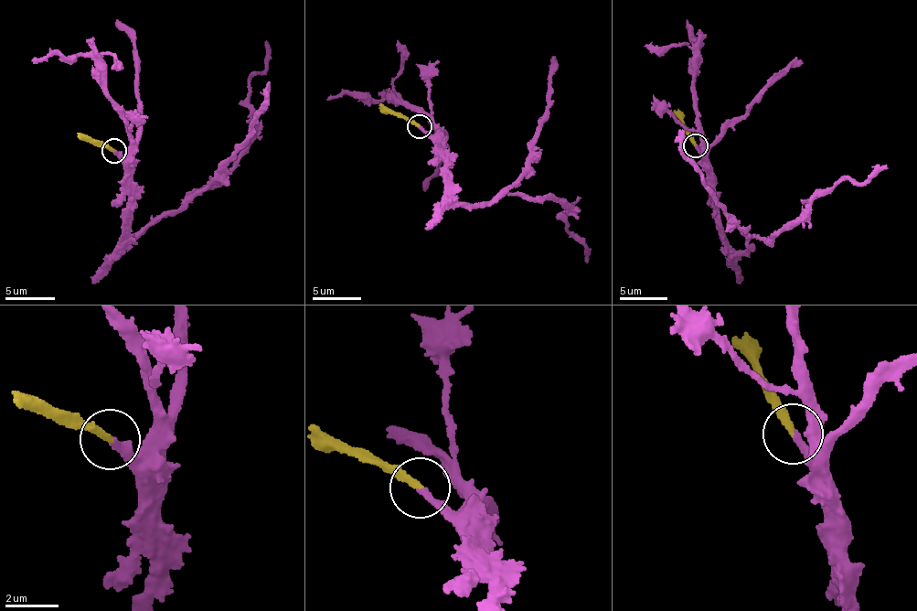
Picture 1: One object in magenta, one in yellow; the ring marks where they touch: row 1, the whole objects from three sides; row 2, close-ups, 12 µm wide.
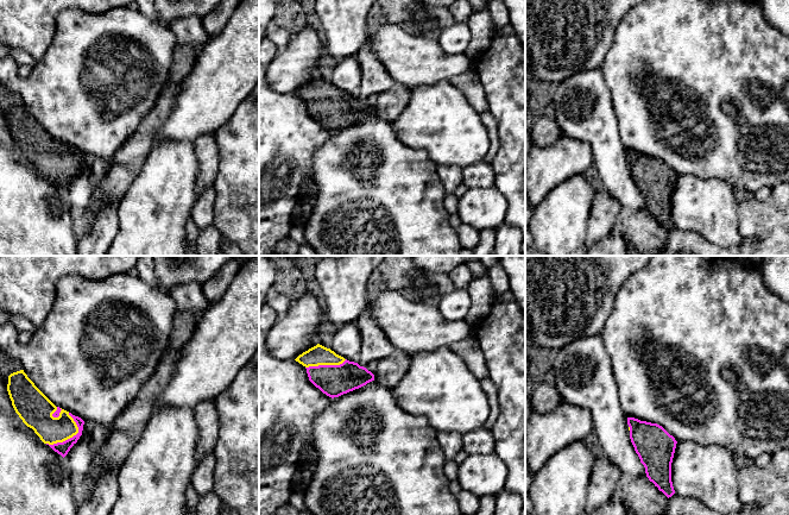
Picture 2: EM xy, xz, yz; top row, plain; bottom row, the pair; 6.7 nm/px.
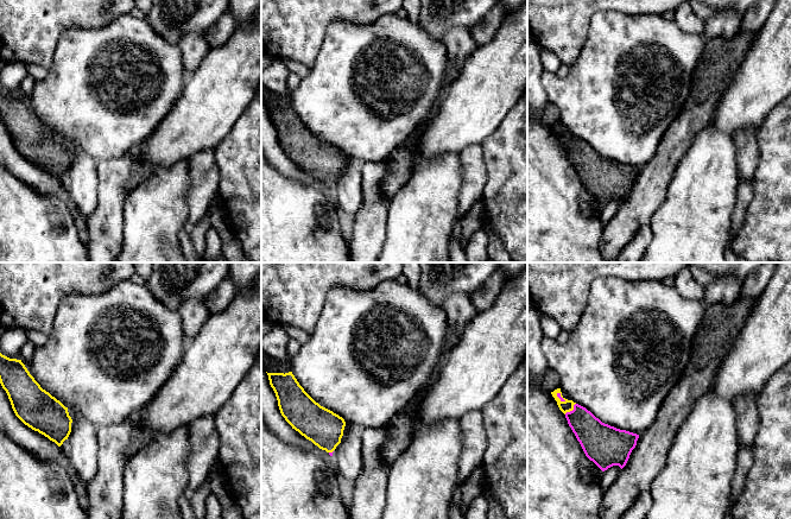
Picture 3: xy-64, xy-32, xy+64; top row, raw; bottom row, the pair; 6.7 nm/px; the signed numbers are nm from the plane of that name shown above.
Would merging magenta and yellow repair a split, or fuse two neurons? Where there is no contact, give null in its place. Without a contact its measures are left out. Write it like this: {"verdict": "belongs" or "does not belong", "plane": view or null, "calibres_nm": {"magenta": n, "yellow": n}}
{"verdict": "belongs", "plane": "xy", "calibres_nm": {"magenta": 90, "yellow": 180}}

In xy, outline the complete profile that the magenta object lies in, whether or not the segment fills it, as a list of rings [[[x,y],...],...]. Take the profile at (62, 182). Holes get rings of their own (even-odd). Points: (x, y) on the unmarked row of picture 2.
[[[24,103],[8,109],[7,125],[23,156],[64,191],[82,169],[84,155],[56,140]]]

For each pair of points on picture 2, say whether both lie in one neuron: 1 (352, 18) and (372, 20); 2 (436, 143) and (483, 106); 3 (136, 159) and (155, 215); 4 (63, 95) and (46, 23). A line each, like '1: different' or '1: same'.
1: different
2: different
3: different
4: different

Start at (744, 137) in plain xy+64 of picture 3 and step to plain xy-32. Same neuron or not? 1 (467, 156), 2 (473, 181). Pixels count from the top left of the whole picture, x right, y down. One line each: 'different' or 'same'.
1: same
2: same

